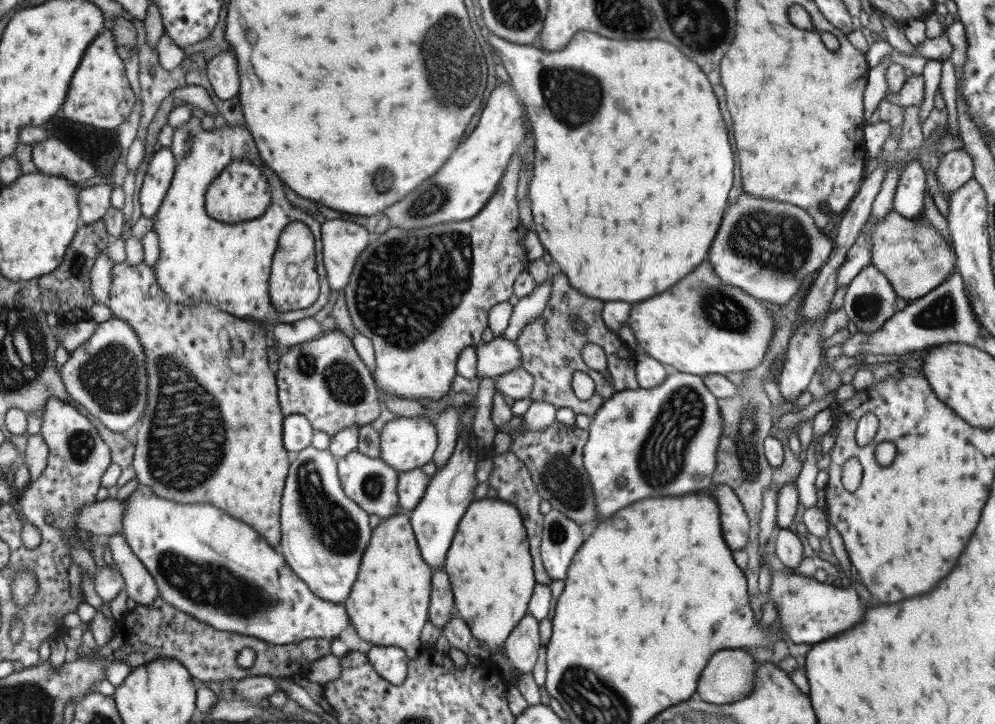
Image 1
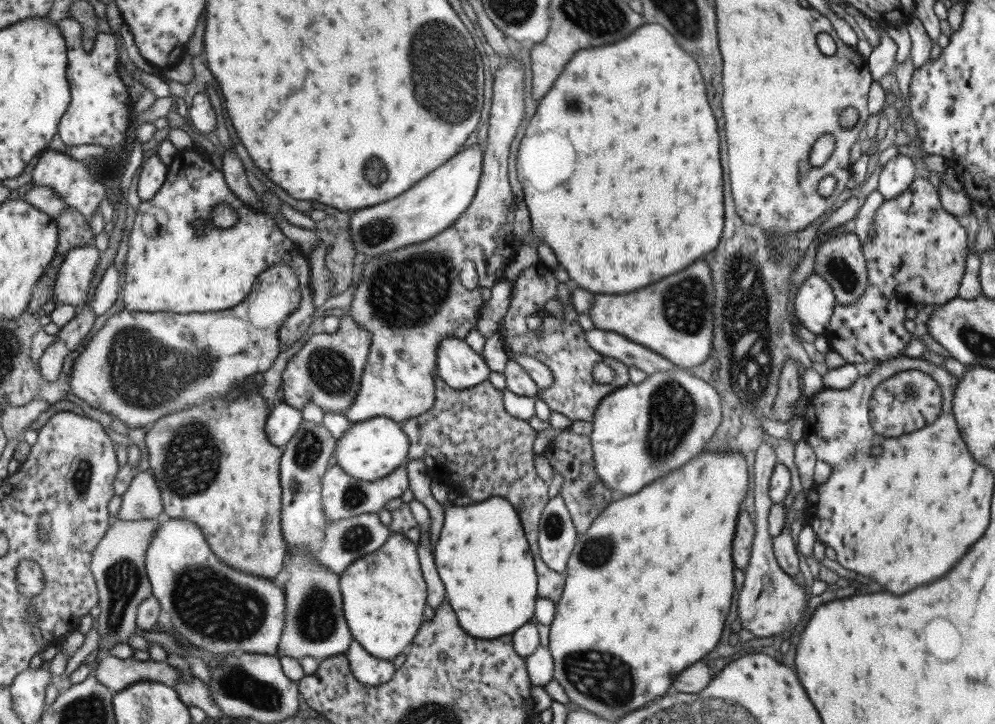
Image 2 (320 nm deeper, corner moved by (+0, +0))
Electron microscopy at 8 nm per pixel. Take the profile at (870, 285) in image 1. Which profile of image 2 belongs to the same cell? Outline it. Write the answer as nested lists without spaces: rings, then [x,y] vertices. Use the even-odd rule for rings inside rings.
[[[841,232],[818,243],[813,258],[812,274],[820,276],[830,287],[837,305],[854,303],[866,290],[865,259],[861,254],[857,235],[852,232]]]

